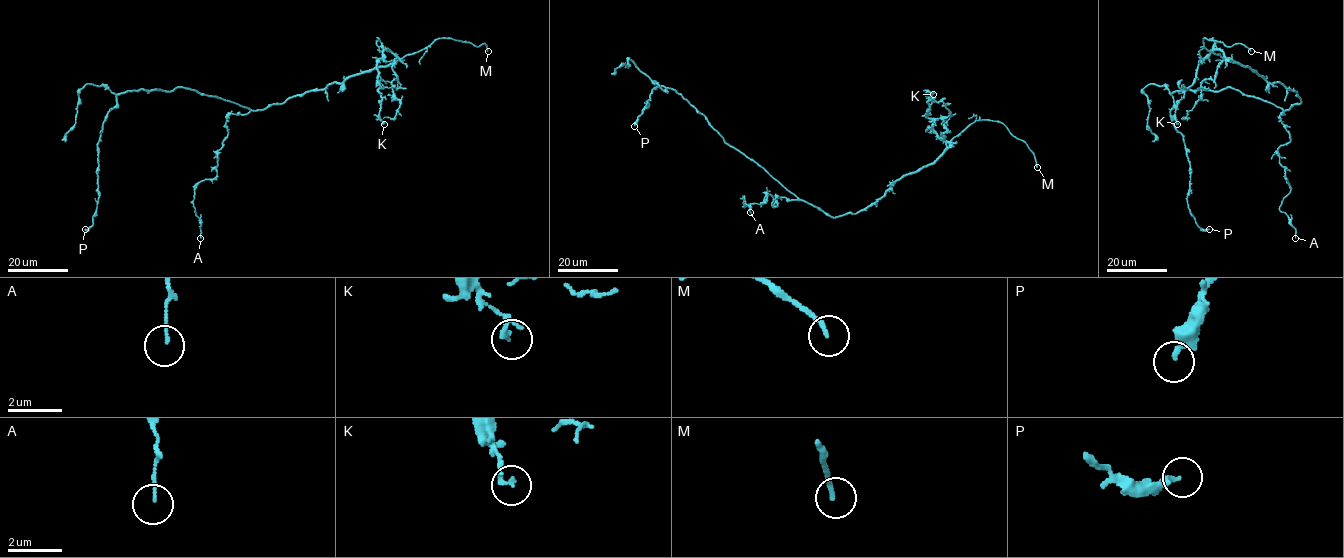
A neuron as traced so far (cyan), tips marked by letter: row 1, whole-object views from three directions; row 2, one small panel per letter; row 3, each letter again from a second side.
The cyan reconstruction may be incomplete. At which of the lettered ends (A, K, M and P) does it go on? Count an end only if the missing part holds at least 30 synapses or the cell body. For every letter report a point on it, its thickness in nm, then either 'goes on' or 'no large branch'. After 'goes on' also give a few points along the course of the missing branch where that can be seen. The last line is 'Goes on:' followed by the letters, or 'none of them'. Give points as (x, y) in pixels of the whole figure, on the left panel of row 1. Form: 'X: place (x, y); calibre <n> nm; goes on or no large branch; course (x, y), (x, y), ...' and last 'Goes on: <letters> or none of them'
A: place (200, 238); calibre 110 nm; no large branch
K: place (384, 124); calibre 100 nm; no large branch
M: place (488, 51); calibre 160 nm; goes on
P: place (85, 229); calibre 200 nm; no large branch
Goes on: M

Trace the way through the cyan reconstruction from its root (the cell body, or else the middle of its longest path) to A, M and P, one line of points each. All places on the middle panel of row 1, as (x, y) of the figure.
A: (793, 194), (799, 200), (777, 197), (775, 206), (769, 194), (762, 203), (744, 206), (744, 196), (750, 212)
M: (793, 194), (833, 217), (858, 212), (982, 120), (1001, 122), (1022, 140), (1037, 167)
P: (793, 194), (729, 146), (702, 114), (671, 89), (655, 88), (648, 106), (634, 126)

